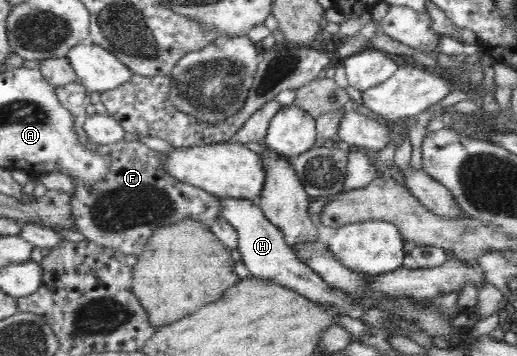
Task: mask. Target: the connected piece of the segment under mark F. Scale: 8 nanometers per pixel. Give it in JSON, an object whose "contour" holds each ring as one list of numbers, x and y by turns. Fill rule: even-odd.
{"contour":[[80,82,55,86,60,104,74,117,74,129,78,143,86,150,92,150,110,160,110,171,104,181,90,184,89,187,79,181,73,181,74,192,71,195,71,214,76,232,80,232,87,241,104,248,113,248,126,255,142,253,152,233,160,227,176,223,182,218,192,218,211,226,214,218,221,215,219,197,192,184,182,183,172,178,165,169,167,161,163,153,146,147,139,141,120,141,111,147,101,147,88,140,84,132,84,123,88,115,86,107,91,104,91,92]]}

